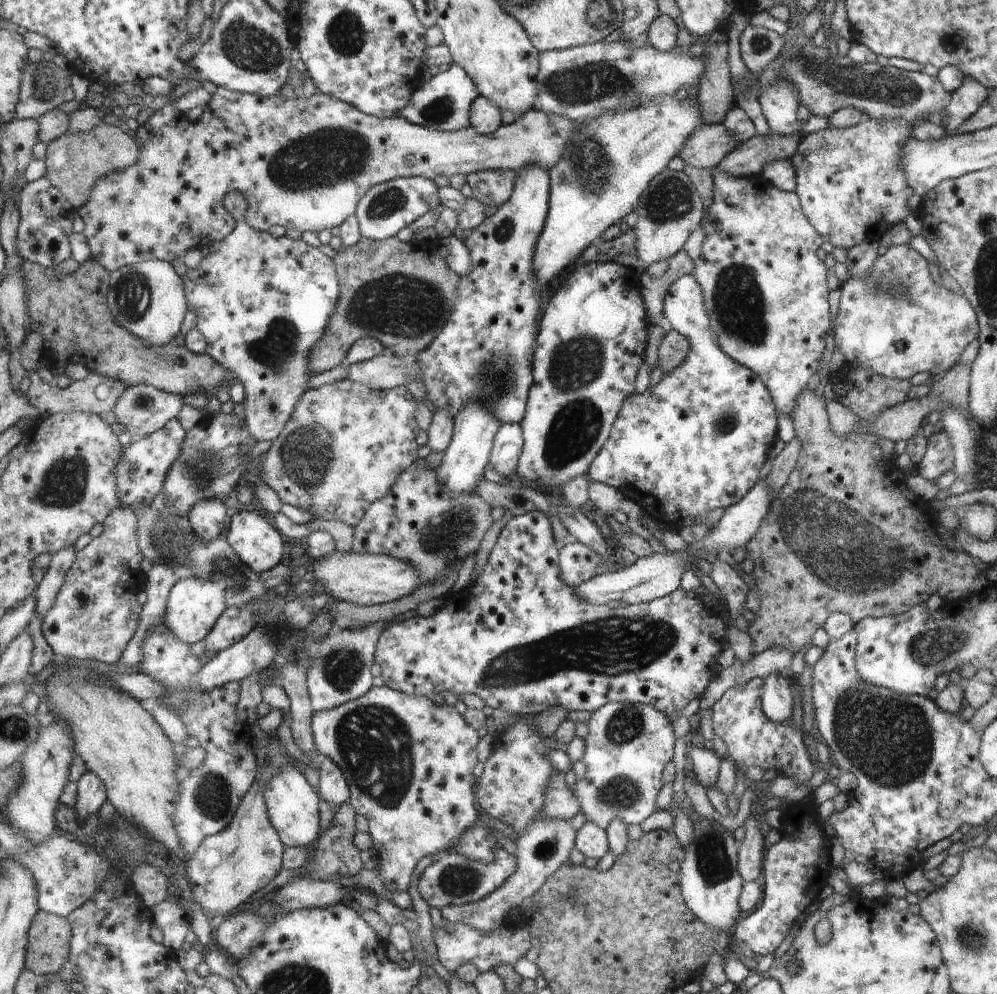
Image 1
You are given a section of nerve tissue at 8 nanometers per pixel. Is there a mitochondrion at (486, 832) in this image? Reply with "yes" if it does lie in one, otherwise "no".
no

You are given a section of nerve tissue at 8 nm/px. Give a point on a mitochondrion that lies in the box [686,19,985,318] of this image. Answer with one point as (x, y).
(889, 89)

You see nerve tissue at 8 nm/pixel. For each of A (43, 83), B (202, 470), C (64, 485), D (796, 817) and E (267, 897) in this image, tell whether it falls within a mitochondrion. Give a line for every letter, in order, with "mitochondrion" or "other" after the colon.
A: mitochondrion
B: mitochondrion
C: mitochondrion
D: other
E: other

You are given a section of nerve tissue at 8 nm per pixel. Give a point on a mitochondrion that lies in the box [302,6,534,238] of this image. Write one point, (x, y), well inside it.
(346, 35)

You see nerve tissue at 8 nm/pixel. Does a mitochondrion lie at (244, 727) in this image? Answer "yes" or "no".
no

